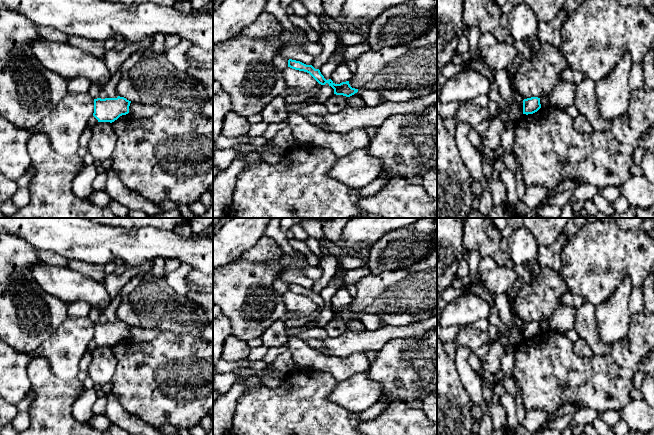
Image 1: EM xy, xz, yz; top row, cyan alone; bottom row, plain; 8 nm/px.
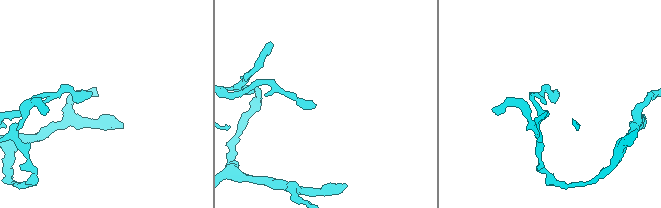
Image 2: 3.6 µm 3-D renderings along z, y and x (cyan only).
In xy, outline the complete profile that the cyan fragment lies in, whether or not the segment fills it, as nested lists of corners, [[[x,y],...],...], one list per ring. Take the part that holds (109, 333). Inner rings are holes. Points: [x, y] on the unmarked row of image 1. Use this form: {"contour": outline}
{"contour": [[[124,321],[117,322],[97,322],[94,323],[94,337],[93,340],[98,346],[114,346],[120,340],[129,337],[129,330],[131,325]]]}

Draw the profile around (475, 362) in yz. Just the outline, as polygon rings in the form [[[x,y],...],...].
[[[473,353],[469,355],[468,363],[471,366],[471,368],[476,372],[480,372],[484,370],[482,367],[483,360],[478,356],[474,355]]]

